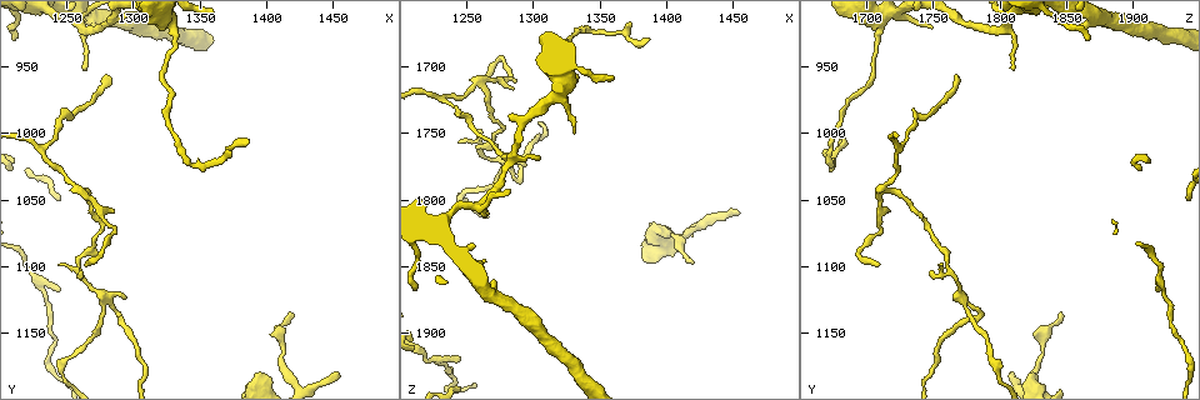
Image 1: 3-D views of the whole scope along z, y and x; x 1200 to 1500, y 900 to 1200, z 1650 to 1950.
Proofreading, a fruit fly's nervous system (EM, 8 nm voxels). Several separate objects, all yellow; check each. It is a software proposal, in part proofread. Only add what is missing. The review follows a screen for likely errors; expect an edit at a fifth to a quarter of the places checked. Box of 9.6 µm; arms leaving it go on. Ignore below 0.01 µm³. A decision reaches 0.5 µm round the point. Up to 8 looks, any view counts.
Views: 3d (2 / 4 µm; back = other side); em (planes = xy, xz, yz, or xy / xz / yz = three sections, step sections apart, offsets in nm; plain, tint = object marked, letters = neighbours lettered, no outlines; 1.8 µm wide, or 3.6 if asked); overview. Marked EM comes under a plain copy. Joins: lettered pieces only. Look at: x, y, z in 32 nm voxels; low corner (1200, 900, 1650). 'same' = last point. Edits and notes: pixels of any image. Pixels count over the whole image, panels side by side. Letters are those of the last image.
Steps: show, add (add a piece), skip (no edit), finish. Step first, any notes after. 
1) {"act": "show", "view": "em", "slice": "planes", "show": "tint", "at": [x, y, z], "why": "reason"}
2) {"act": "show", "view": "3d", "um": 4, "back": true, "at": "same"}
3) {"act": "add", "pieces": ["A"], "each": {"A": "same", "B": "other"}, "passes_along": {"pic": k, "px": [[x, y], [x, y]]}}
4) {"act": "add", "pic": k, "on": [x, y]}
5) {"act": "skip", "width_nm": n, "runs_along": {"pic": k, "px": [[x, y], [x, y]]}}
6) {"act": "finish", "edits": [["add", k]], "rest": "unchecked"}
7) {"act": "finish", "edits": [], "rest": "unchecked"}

{"act": "show", "view": "em", "slice": "xz", "step": 16, "show": "letters", "at": [1392, 1180, 1824], "why": "thick end"}

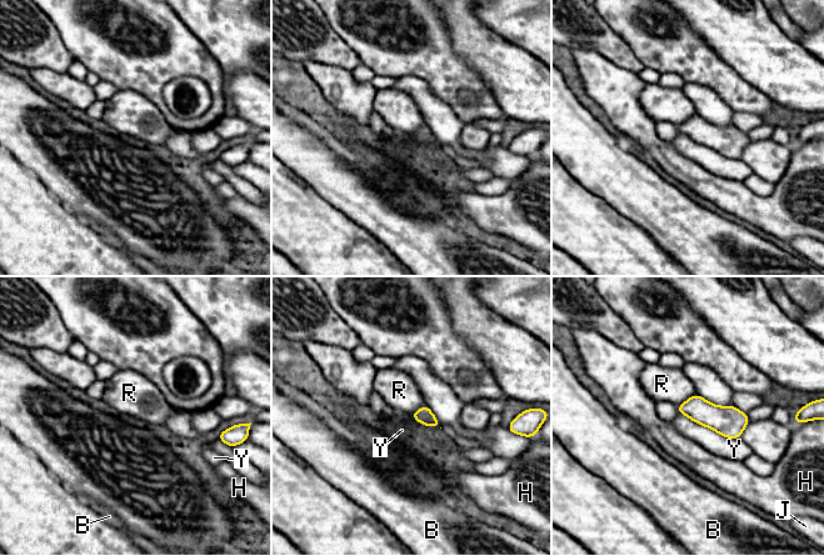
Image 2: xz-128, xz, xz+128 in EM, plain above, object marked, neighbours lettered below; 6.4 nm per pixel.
{"act": "show", "view": "em", "slice": "planes", "show": "letters", "at": "same"}

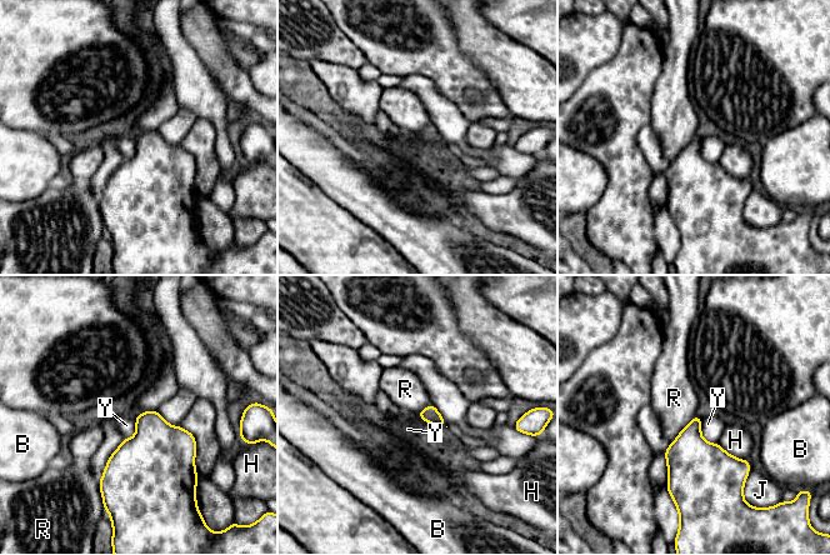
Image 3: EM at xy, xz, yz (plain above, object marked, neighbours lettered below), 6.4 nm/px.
{"act": "skip", "each": {"B": "other", "H": "other", "J": "other", "R": "other", "Y": "other"}, "border": {"pic": 3, "px": [[695, 414], [670, 444]]}, "found": "none of them fits"}

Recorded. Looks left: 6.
{"act": "show", "view": "em", "slice": "planes", "show": "letters", "at": [1420, 1138, 1848], "why": "branch stops here"}

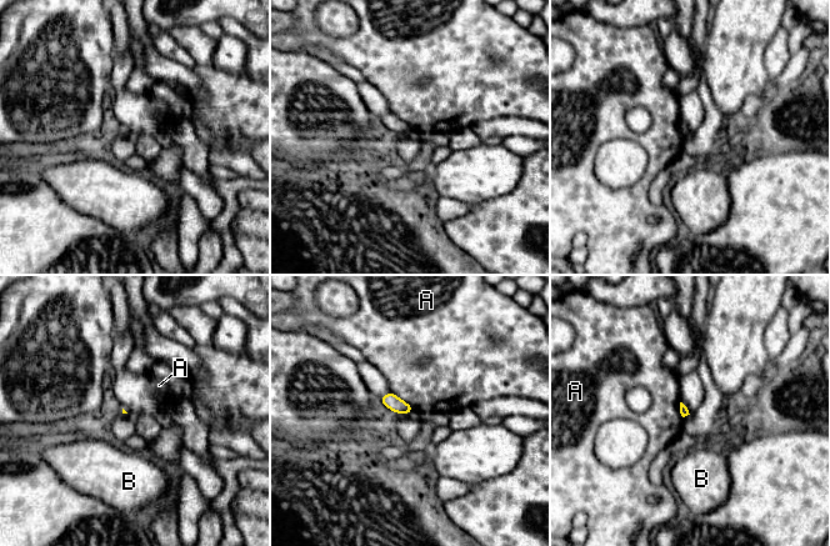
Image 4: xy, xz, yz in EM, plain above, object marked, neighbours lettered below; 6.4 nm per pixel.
{"act": "skip", "each": {"A": "other", "B": "other"}, "border": {"pic": 4, "px": [[390, 390], [414, 410]]}, "found": "no lettered piece goes on from it"}

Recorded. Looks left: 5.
{"act": "show", "view": "em", "slice": "xz", "step": 16, "show": "tint", "at": [1246, 1116, 1918], "why": "tapers out"}

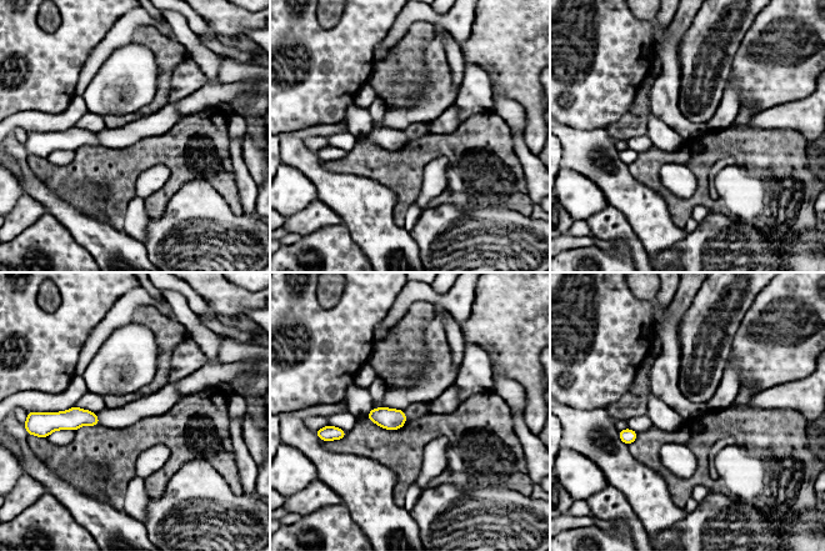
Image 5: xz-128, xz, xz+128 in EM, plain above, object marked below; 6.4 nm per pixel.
{"act": "show", "view": "em", "slice": "xz", "step": 16, "show": "letters", "at": "same", "why": "see the neighbours"}

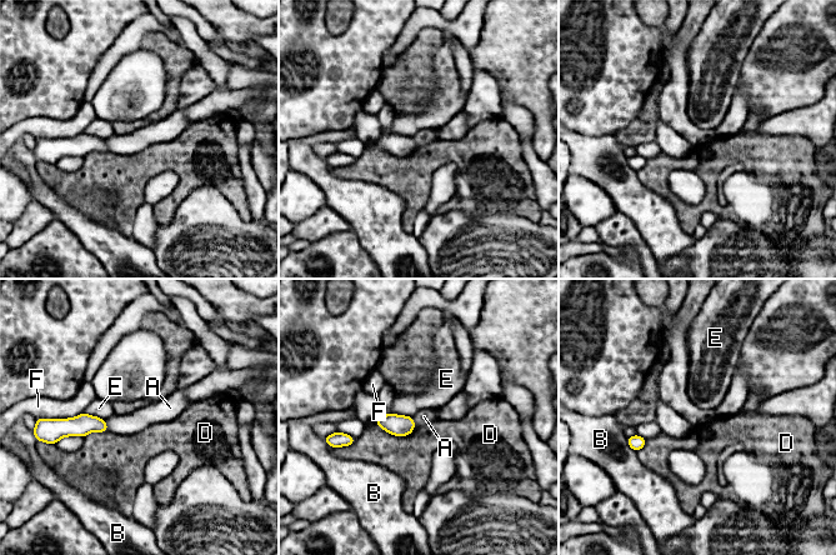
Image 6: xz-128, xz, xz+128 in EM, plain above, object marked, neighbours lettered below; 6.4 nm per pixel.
{"act": "skip", "width_nm": 140, "each": {"A": "other", "B": "other", "D": "other", "E": "other", "F": "other"}, "border": {"pic": 6, "px": [[411, 416], [415, 428]]}, "found": "none of them fits"}

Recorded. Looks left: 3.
{"act": "finish", "edits": [], "rest": "unchecked"}

